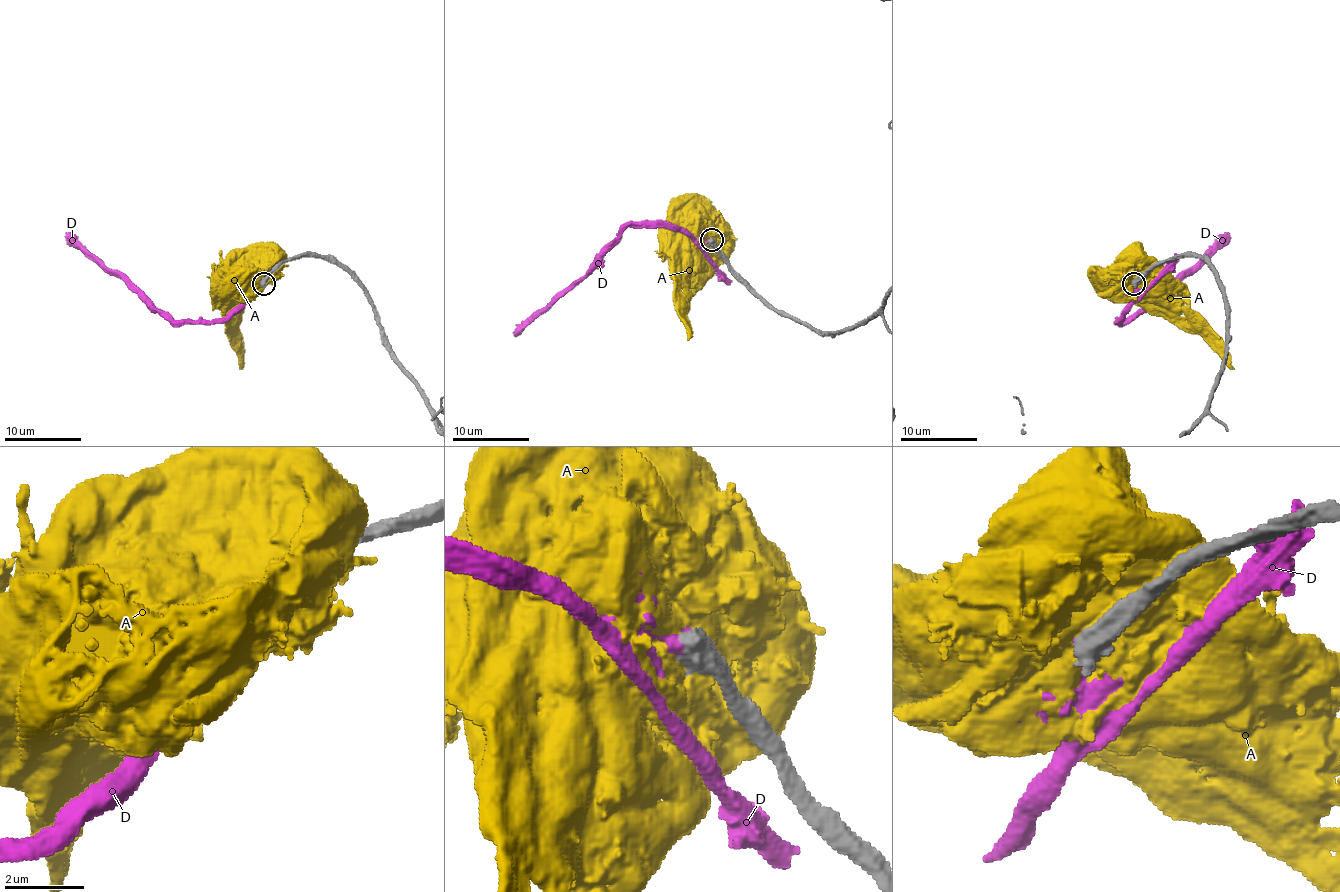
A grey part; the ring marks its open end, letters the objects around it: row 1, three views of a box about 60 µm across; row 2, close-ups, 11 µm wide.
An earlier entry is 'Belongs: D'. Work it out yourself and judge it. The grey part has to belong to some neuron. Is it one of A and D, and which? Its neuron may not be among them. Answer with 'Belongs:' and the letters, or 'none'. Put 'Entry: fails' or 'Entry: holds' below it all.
Belongs: none
Entry: fails

